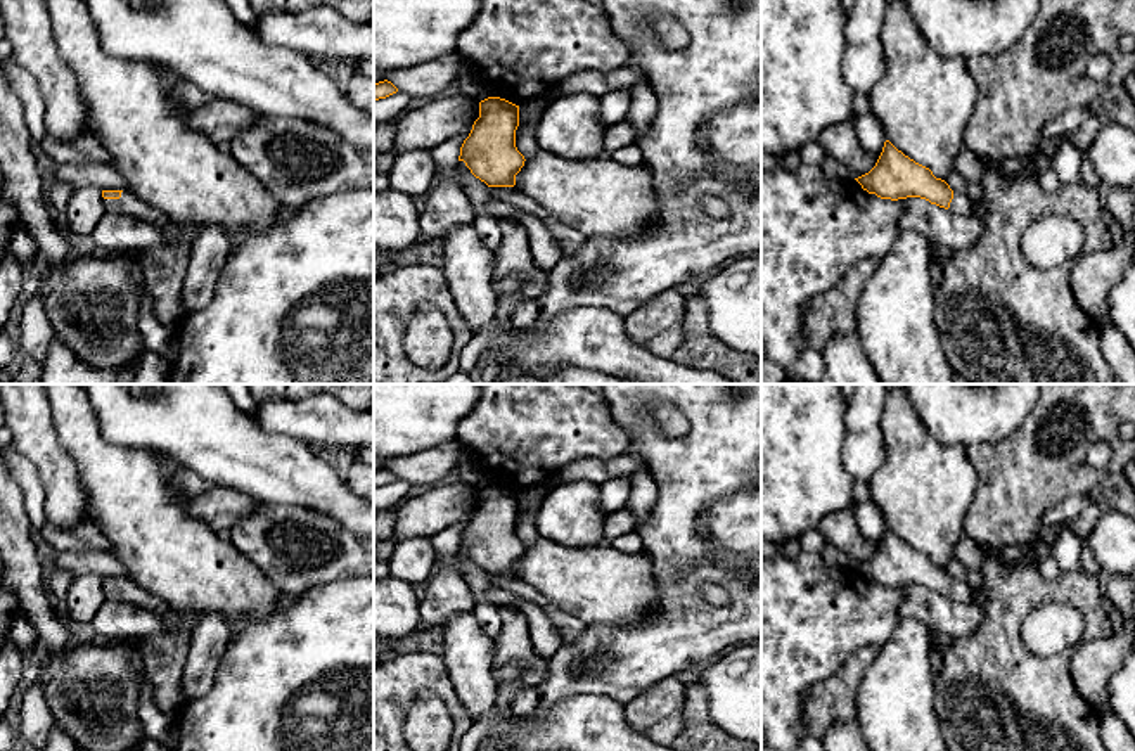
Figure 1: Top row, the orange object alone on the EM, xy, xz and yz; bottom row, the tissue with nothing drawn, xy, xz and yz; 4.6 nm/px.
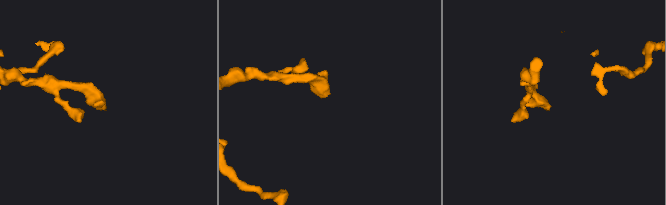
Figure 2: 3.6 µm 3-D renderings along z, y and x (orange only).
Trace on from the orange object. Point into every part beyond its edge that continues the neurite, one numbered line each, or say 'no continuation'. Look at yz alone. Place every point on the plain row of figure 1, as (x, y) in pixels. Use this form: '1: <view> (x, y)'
1: yz (962, 592)

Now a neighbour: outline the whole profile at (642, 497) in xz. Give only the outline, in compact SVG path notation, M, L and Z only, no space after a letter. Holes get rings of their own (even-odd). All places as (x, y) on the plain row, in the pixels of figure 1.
M645 465L633 471L632 491L625 509L635 516L635 531L649 519L657 500L657 486Z

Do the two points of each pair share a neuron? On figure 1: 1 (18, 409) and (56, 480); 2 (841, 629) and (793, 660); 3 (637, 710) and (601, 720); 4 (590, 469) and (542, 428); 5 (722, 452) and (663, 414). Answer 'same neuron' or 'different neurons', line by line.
1: same neuron
2: same neuron
3: different neurons
4: different neurons
5: different neurons

